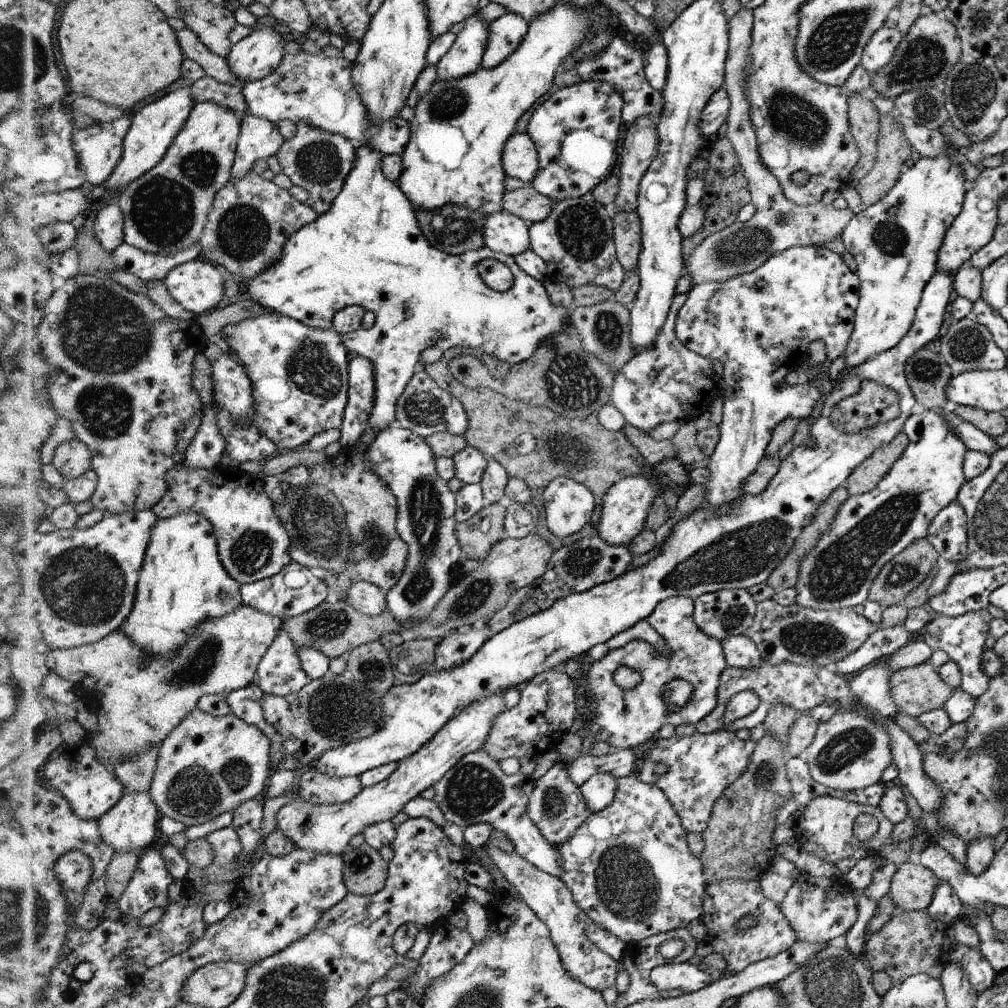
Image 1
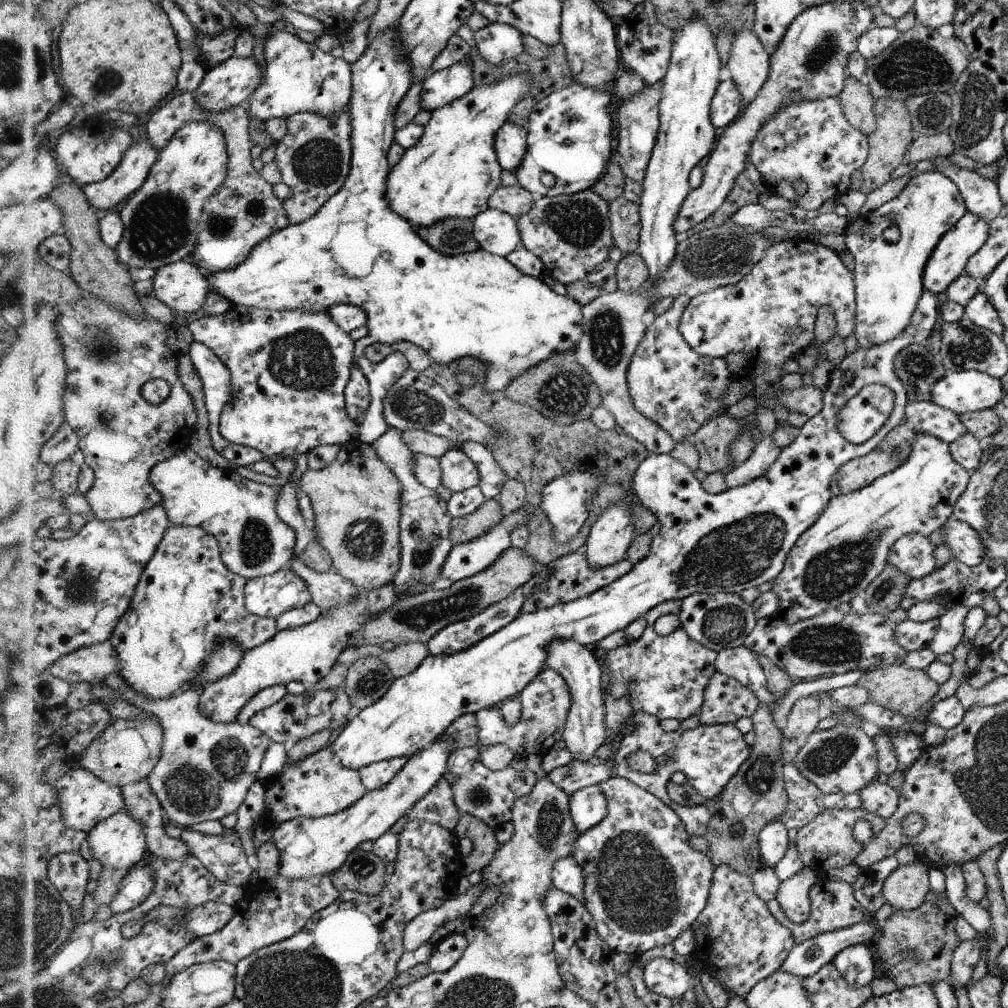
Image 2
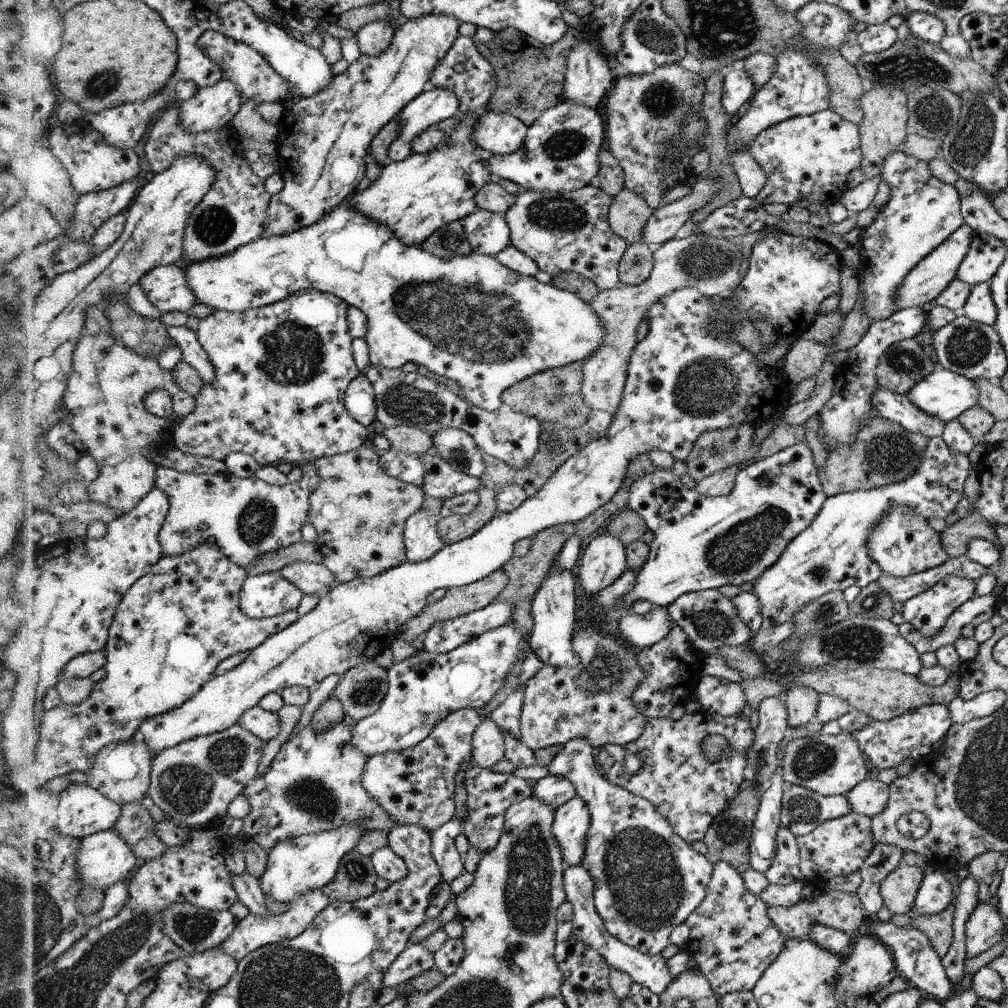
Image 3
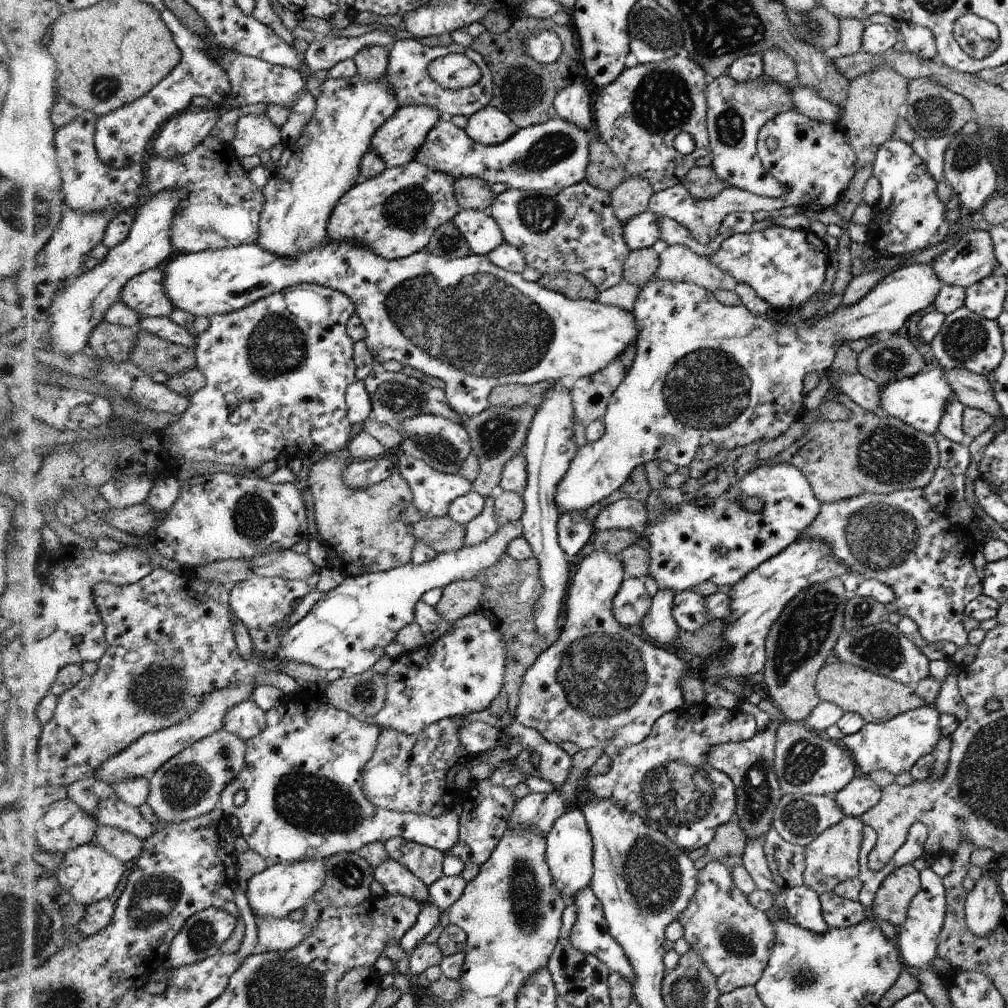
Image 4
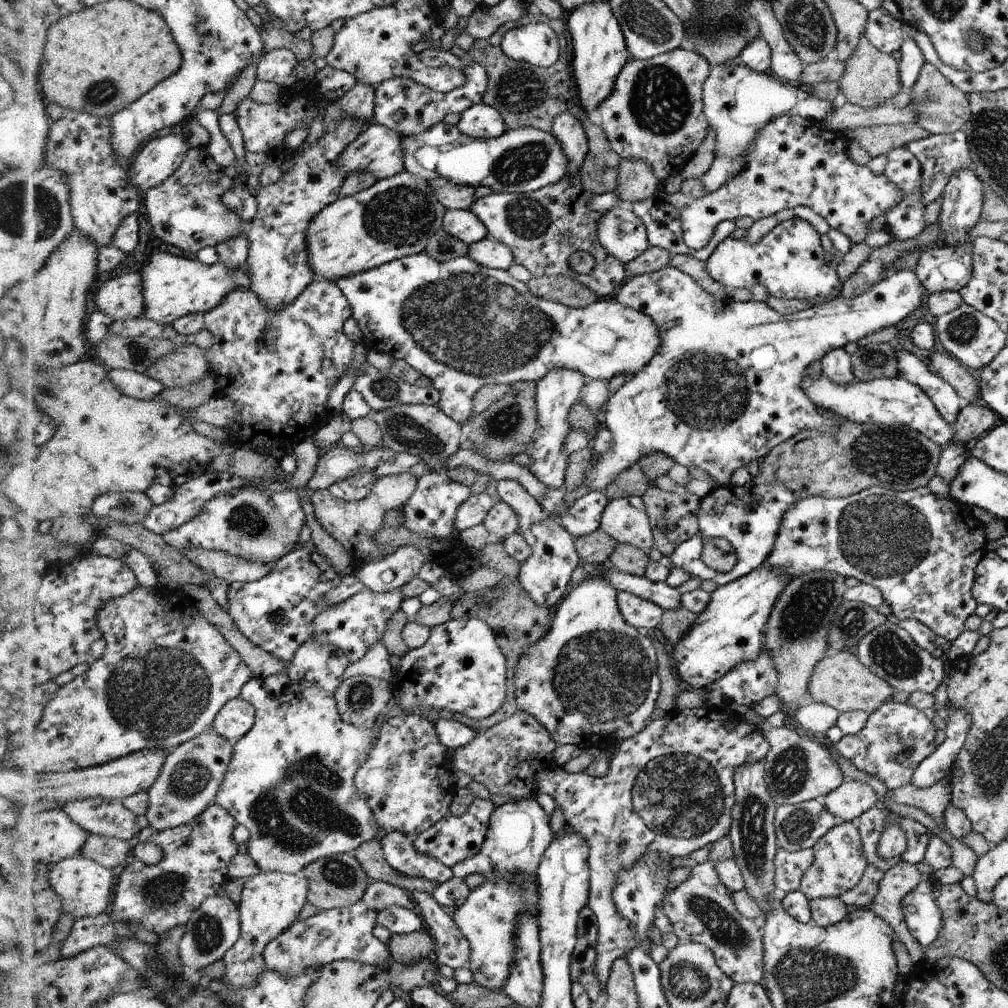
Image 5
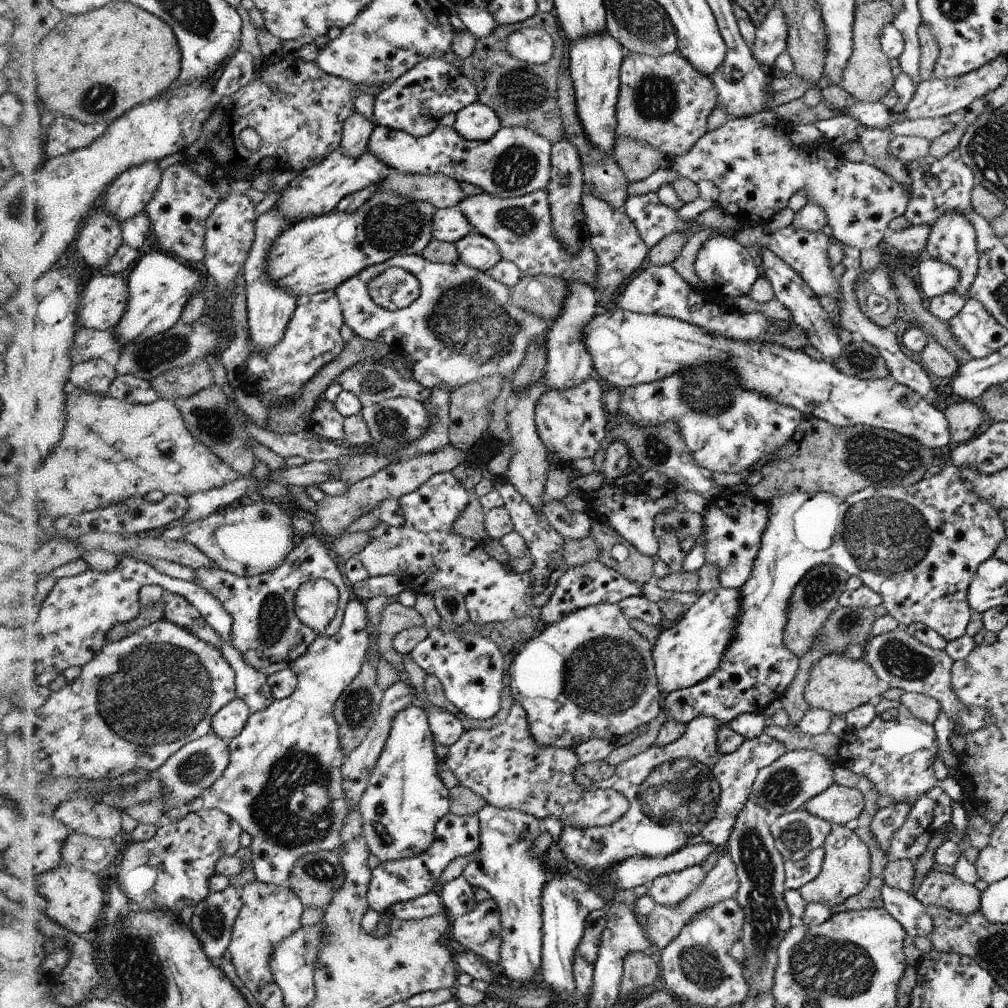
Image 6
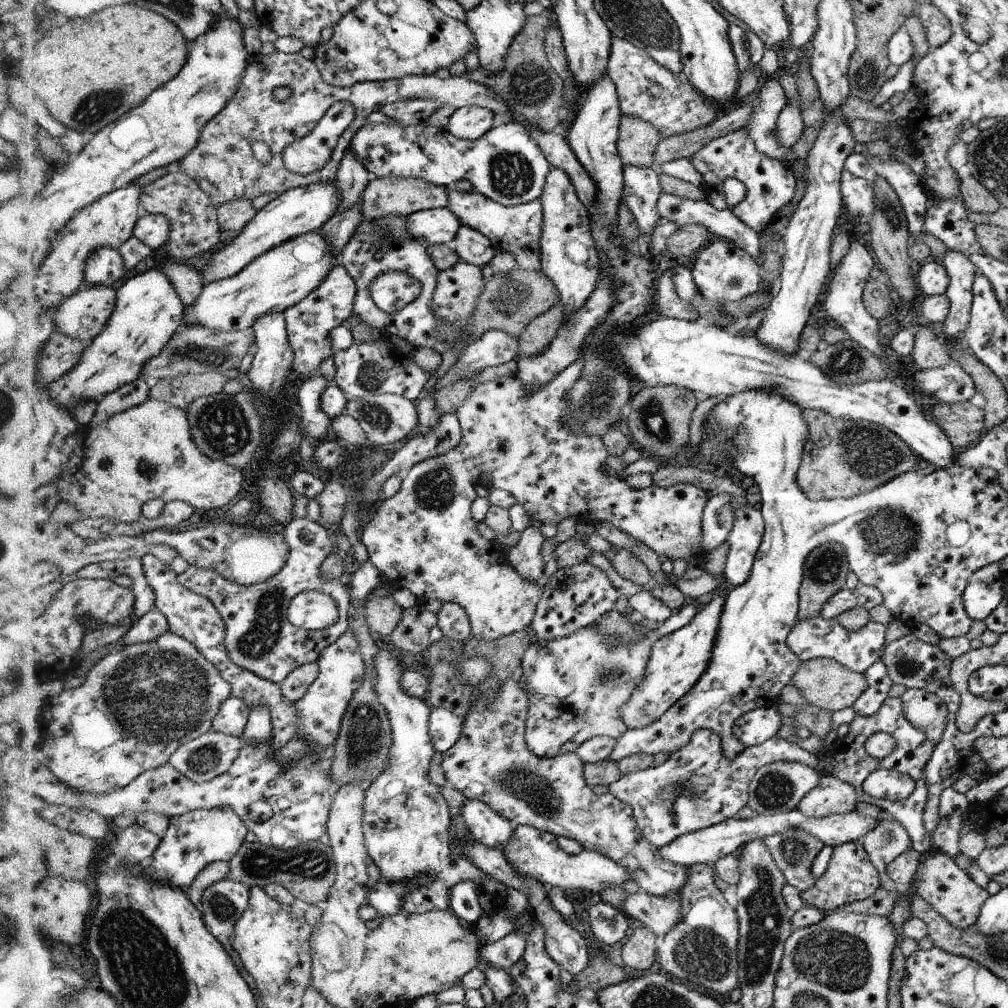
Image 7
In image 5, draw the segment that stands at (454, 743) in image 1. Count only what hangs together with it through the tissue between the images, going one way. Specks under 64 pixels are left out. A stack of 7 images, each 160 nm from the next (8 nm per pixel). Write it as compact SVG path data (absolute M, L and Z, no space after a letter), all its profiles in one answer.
M273 872L260 873L247 879L243 899L239 904L242 919L242 936L225 956L226 980L236 989L256 988L267 971L265 951L267 946L278 939L299 918L307 902L308 881L301 873Z

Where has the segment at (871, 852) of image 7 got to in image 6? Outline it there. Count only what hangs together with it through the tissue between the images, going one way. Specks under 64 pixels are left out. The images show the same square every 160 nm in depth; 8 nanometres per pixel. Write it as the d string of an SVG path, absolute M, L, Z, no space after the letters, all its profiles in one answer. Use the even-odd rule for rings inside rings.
M896 802L892 806L880 809L872 822L872 836L882 849L890 848L890 838L900 830L910 813L910 802ZM881 882L880 886L883 908L904 926L908 935L929 938L934 930L934 920L926 912L926 905L921 904L912 893L890 888L885 882Z

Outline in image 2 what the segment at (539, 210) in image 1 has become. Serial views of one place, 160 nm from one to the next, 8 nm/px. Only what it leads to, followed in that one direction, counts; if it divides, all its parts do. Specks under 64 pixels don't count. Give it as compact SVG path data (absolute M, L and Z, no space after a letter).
M519 184L509 187L498 187L488 202L490 209L507 212L510 216L518 218L531 210L536 199L540 196L528 192Z

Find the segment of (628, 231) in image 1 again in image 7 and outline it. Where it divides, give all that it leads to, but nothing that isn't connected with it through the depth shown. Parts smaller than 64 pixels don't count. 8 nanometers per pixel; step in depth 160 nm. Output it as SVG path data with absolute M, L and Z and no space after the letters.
M622 116L619 156L623 158L624 164L644 168L652 167L656 146L662 141L663 136L660 136L660 132L652 124L634 116Z

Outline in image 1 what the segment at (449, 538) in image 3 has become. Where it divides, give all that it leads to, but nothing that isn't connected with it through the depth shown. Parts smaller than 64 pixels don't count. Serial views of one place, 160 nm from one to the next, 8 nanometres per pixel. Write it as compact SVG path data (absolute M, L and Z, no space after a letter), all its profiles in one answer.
M504 501L486 504L472 518L458 523L455 535L462 546L462 555L476 560L486 558L504 531L507 506Z

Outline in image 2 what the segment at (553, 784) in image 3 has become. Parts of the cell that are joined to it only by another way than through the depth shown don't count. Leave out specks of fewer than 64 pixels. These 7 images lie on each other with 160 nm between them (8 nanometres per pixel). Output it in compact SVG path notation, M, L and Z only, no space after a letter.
M587 760L586 763L571 761L570 763L552 769L545 777L558 785L568 795L576 791L598 785L614 776L610 760Z

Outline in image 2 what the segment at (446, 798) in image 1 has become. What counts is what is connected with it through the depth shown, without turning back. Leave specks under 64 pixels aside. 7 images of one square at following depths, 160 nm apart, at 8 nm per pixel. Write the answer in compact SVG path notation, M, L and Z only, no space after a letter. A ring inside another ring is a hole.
M477 747L454 749L448 757L447 770L458 776L458 781L450 780L450 784L453 788L453 799L459 808L461 817L464 813L474 815L492 829L500 845L508 842L515 834L511 819L514 804L523 795L530 794L530 791L534 790L536 780L538 780L536 774L529 769L516 771L510 765L499 771L486 768L480 760ZM572 855L556 862L553 869L553 884L562 892L577 898L582 904L585 902L585 874Z

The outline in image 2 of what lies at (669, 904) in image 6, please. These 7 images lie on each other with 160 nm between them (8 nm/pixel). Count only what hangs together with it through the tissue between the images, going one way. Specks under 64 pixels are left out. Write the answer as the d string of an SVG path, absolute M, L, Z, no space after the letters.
M721 864L716 867L714 882L711 884L710 898L707 900L707 904L704 910L699 914L699 918L696 919L695 923L691 924L691 930L695 936L696 948L692 952L692 959L697 959L698 966L703 969L704 972L708 972L712 978L717 978L718 982L724 986L726 992L729 995L738 995L739 997L744 997L750 993L750 990L756 986L757 982L770 976L773 972L778 971L787 960L788 955L791 954L792 950L795 948L794 934L791 932L787 926L785 926L781 921L776 920L775 916L772 916L770 909L767 907L767 902L756 894L754 882L751 877L744 873L739 873L734 871L729 865Z

